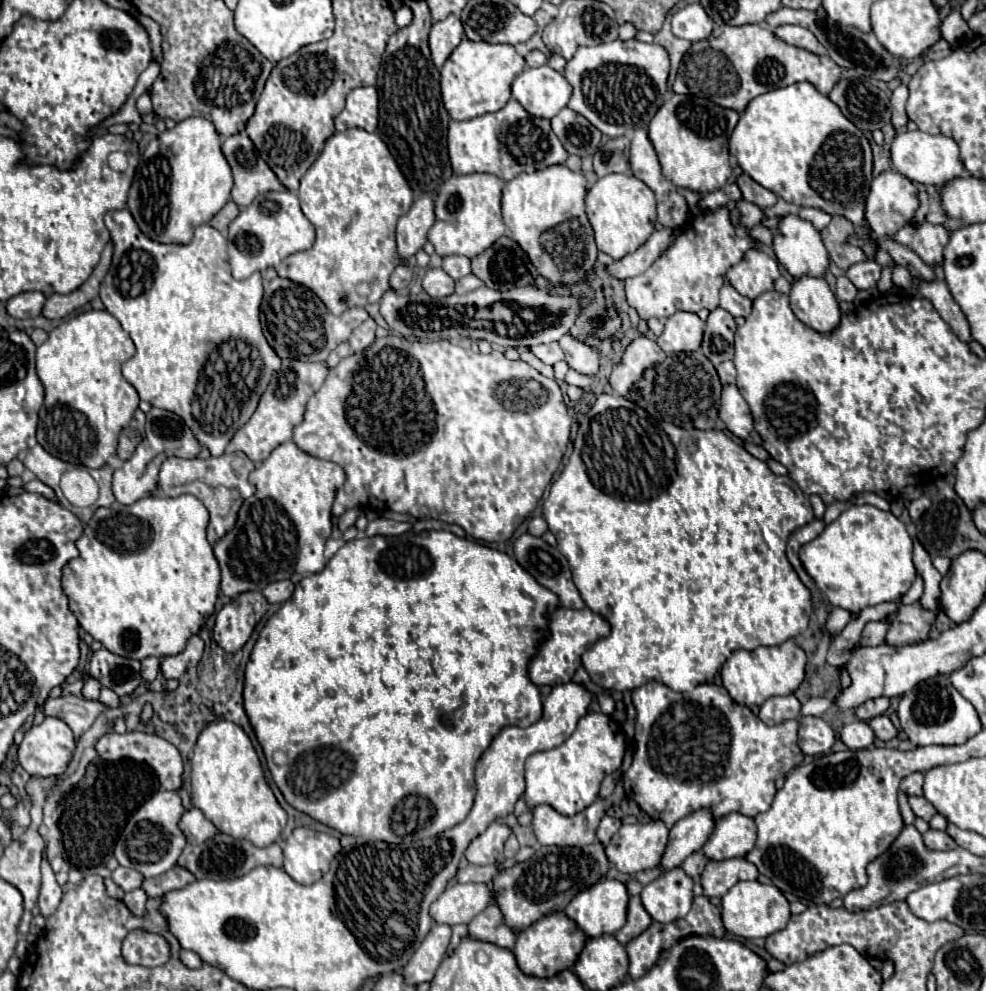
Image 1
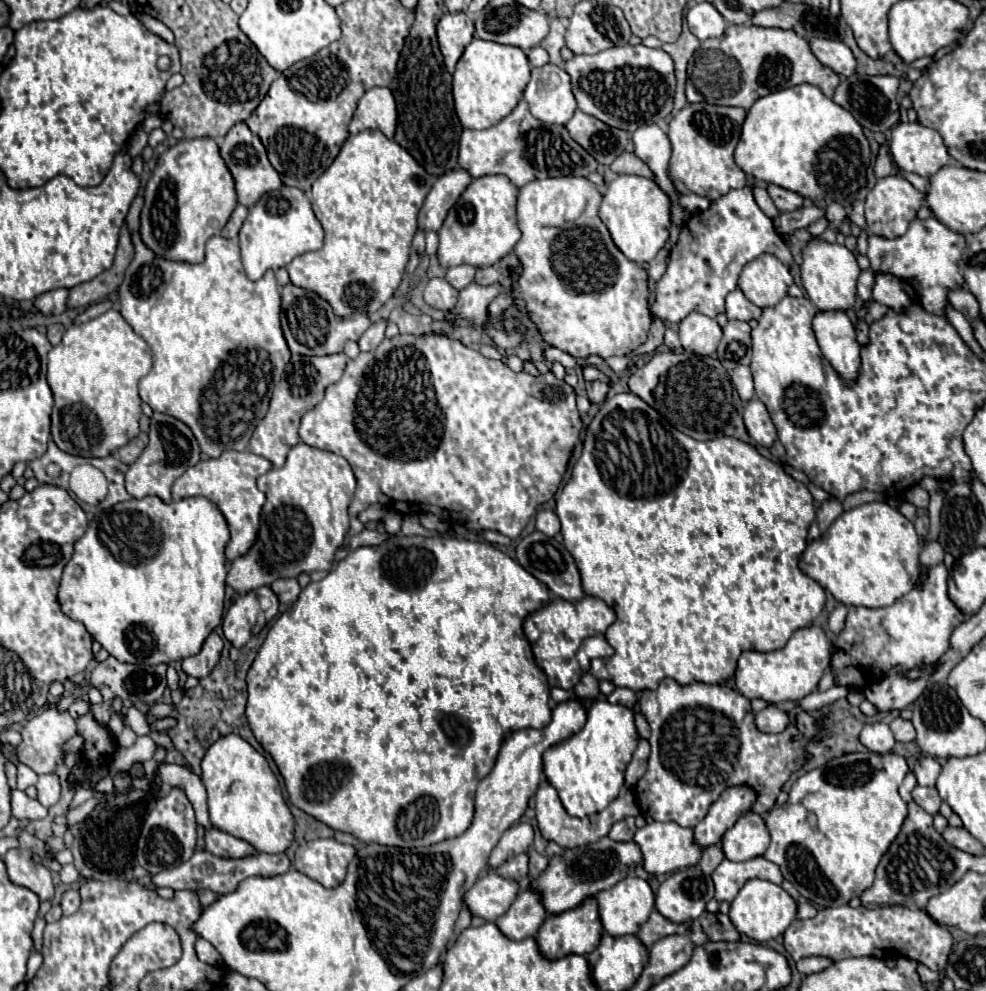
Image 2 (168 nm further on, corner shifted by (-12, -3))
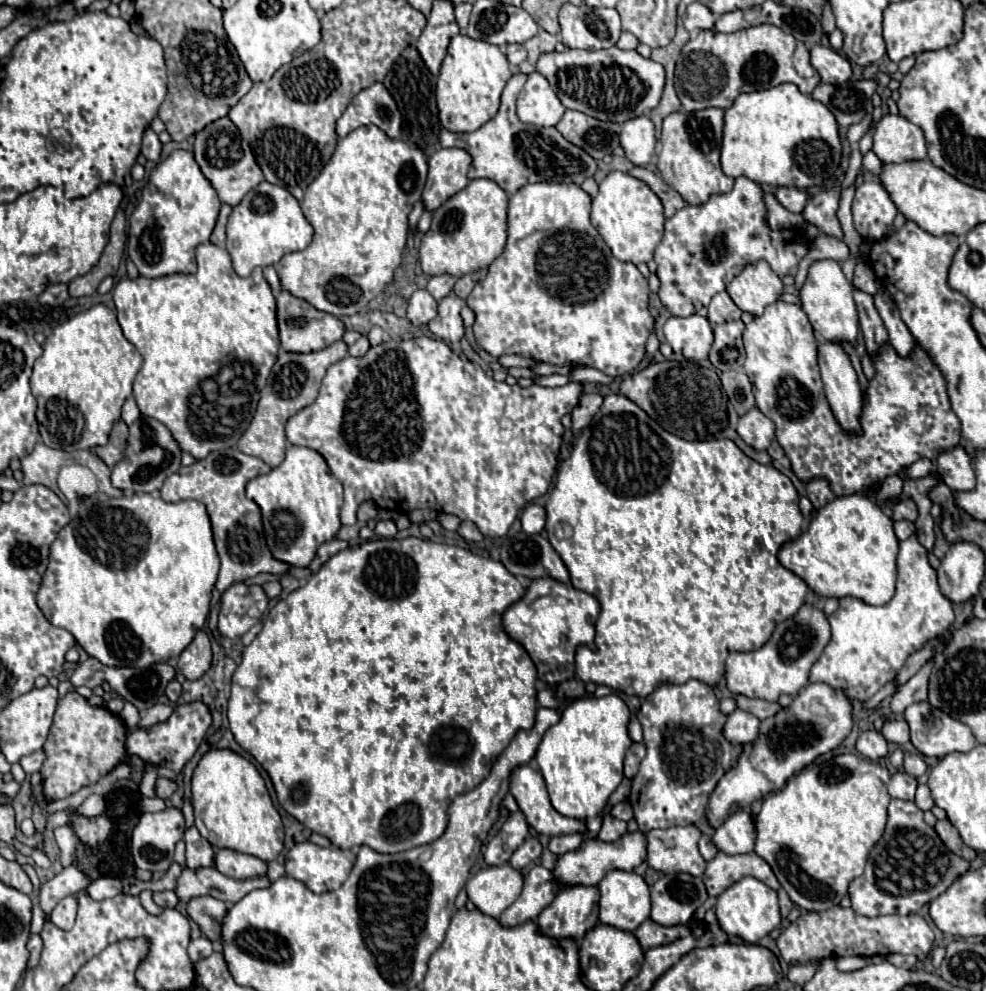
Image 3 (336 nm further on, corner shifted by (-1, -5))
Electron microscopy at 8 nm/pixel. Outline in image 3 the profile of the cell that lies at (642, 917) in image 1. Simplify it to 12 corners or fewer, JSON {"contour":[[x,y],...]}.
{"contour":[[645,919],[635,937],[647,951],[685,937],[683,925],[663,927]]}

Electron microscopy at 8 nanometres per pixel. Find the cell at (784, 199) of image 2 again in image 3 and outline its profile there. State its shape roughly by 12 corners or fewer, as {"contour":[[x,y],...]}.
{"contour":[[779,187],[775,197],[791,213],[801,213],[807,193]]}

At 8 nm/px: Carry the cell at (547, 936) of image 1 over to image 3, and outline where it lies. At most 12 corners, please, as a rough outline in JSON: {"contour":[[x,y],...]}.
{"contour":[[563,887],[535,923],[553,939],[597,925],[597,887]]}

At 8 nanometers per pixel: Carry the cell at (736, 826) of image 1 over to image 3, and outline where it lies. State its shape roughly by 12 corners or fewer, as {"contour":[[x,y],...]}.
{"contour":[[733,813],[713,843],[727,855],[751,853],[753,817]]}

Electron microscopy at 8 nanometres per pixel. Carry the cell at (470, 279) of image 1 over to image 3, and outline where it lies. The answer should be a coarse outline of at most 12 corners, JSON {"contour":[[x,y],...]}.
{"contour":[[447,295],[439,301],[429,331],[439,339],[459,341],[465,335],[461,309],[465,299]]}

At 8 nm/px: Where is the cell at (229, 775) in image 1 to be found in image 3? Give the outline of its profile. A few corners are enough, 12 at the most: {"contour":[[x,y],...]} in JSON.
{"contour":[[229,749],[193,771],[195,827],[263,861],[283,823],[263,777]]}

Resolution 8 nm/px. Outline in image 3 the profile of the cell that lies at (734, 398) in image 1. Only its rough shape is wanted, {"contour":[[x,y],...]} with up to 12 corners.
{"contour":[[757,407],[739,417],[737,433],[753,449],[767,449],[775,425]]}

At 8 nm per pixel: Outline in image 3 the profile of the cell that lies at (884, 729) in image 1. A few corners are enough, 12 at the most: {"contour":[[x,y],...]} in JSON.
{"contour":[[889,721],[881,733],[887,741],[903,745],[909,741],[905,721]]}

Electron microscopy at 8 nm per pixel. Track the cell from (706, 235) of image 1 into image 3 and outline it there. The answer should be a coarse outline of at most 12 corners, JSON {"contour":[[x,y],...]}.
{"contour":[[747,177],[665,221],[657,291],[707,307],[759,259],[795,275],[809,241],[771,231]]}

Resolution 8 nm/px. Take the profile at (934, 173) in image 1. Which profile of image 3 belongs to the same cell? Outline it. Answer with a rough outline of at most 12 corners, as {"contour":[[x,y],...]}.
{"contour":[[885,115],[873,135],[883,163],[927,157],[923,131]]}

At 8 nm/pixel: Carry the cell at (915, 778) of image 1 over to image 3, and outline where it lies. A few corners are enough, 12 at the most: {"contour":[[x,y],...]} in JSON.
{"contour":[[905,751],[905,773],[919,779],[927,765],[917,751]]}

